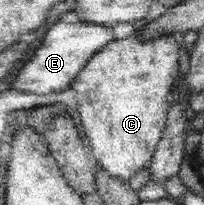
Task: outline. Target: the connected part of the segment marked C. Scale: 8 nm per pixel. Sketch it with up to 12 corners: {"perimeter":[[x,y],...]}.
{"perimeter":[[133,23],[76,74],[91,158],[129,181],[163,136],[179,42]]}

